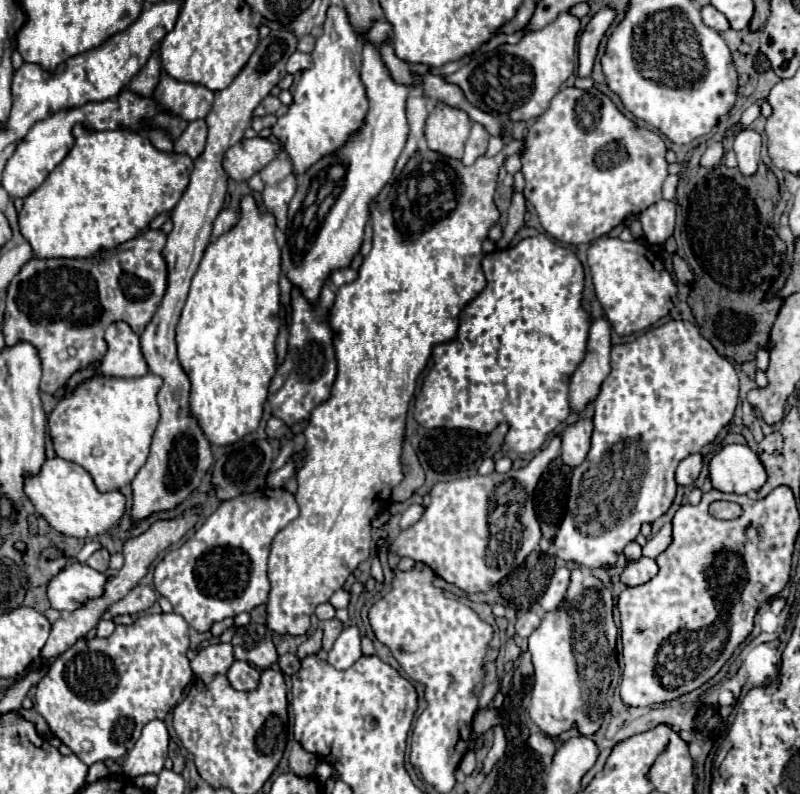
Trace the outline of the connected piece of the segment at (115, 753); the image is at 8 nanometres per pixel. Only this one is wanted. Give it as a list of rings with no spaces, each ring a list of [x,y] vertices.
[[[148,614],[136,618],[130,626],[116,626],[108,638],[82,638],[66,650],[50,666],[46,676],[38,682],[36,712],[48,722],[54,736],[62,740],[84,764],[118,760],[136,740],[146,722],[164,720],[166,714],[180,702],[186,686],[192,680],[192,670],[186,658],[188,652],[188,624],[180,614]]]

